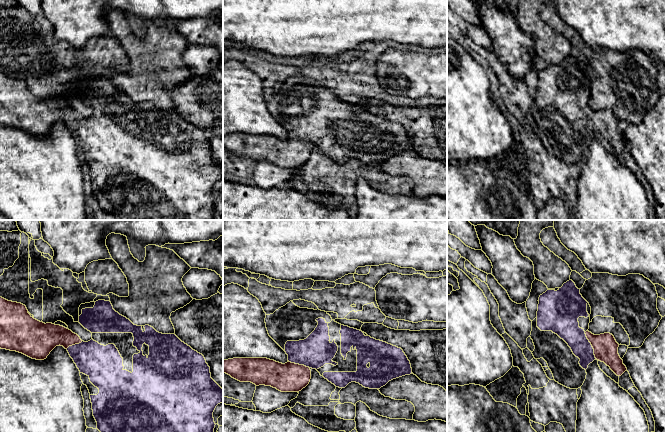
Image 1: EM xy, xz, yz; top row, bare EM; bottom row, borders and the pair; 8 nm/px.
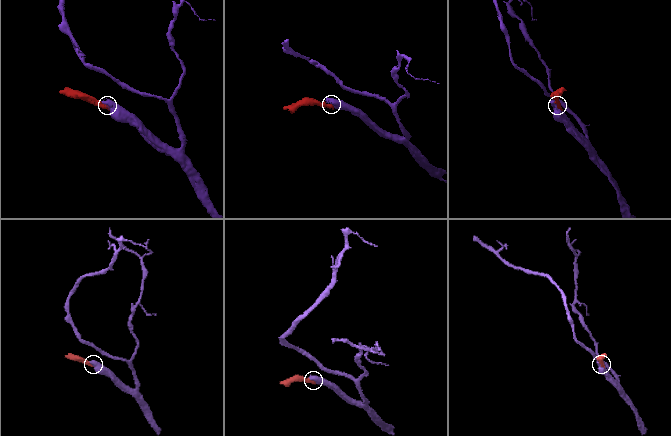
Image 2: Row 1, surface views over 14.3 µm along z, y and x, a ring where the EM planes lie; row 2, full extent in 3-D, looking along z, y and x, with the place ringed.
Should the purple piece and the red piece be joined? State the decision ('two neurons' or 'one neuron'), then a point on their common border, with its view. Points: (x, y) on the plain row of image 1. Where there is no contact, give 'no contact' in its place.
one neuron | yz (591, 121)

